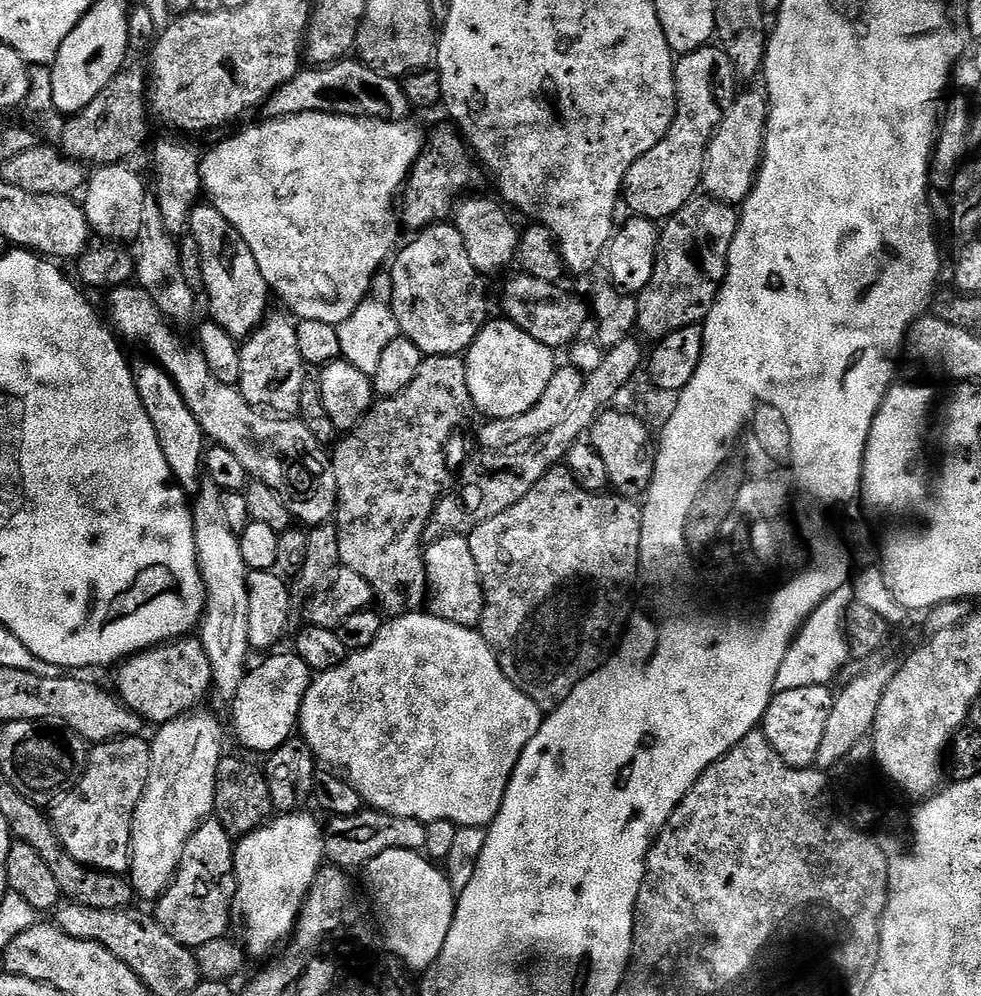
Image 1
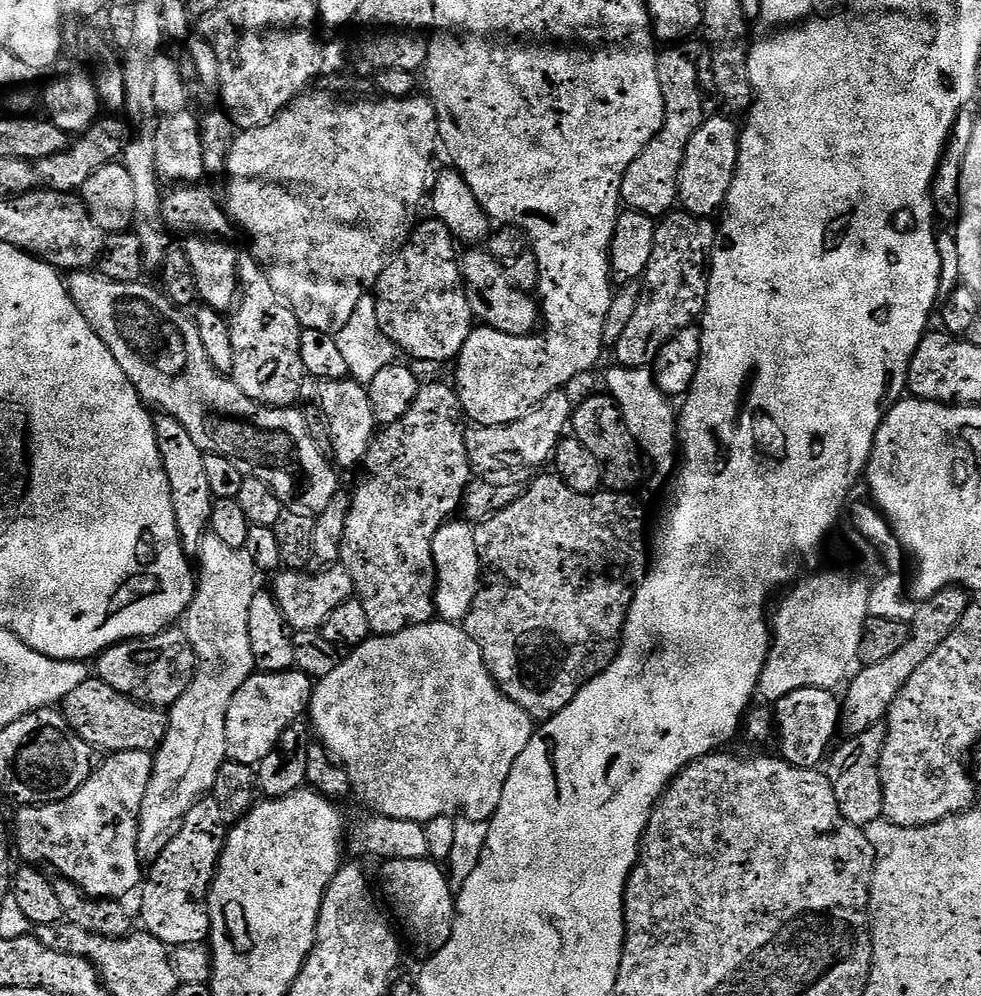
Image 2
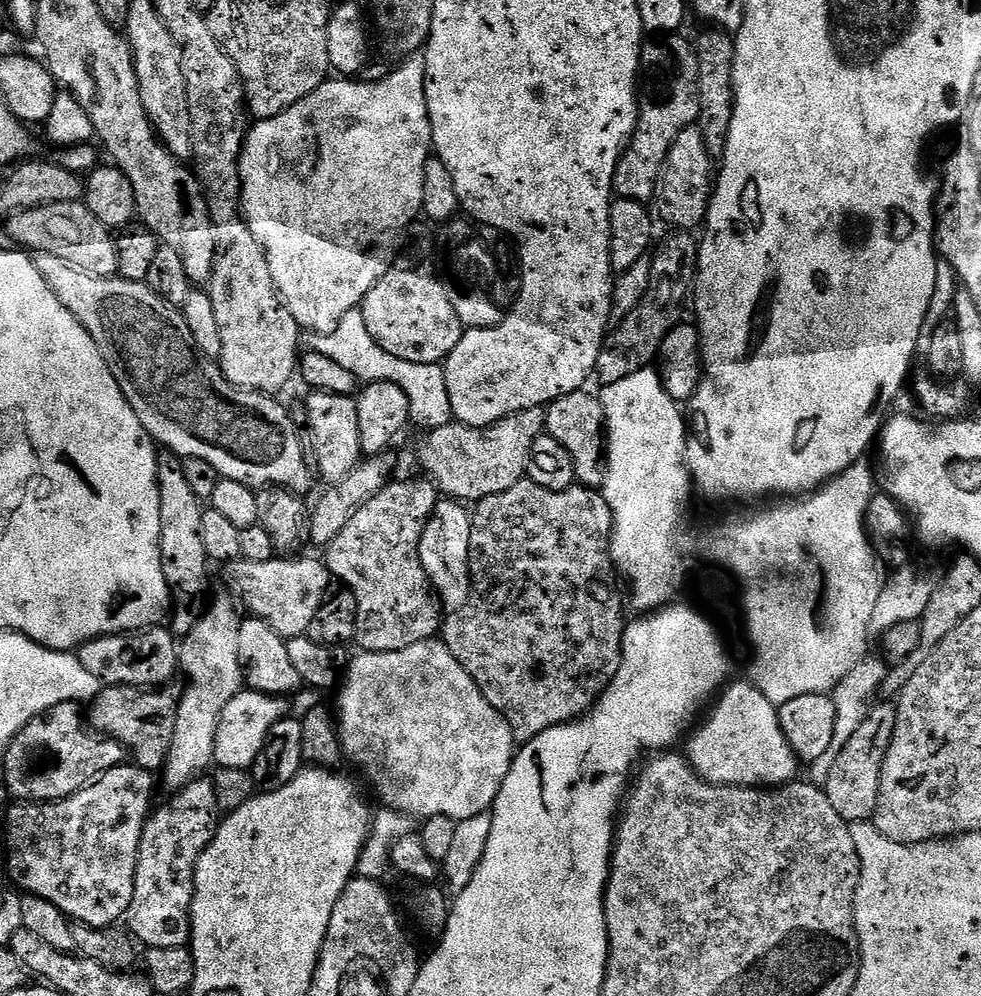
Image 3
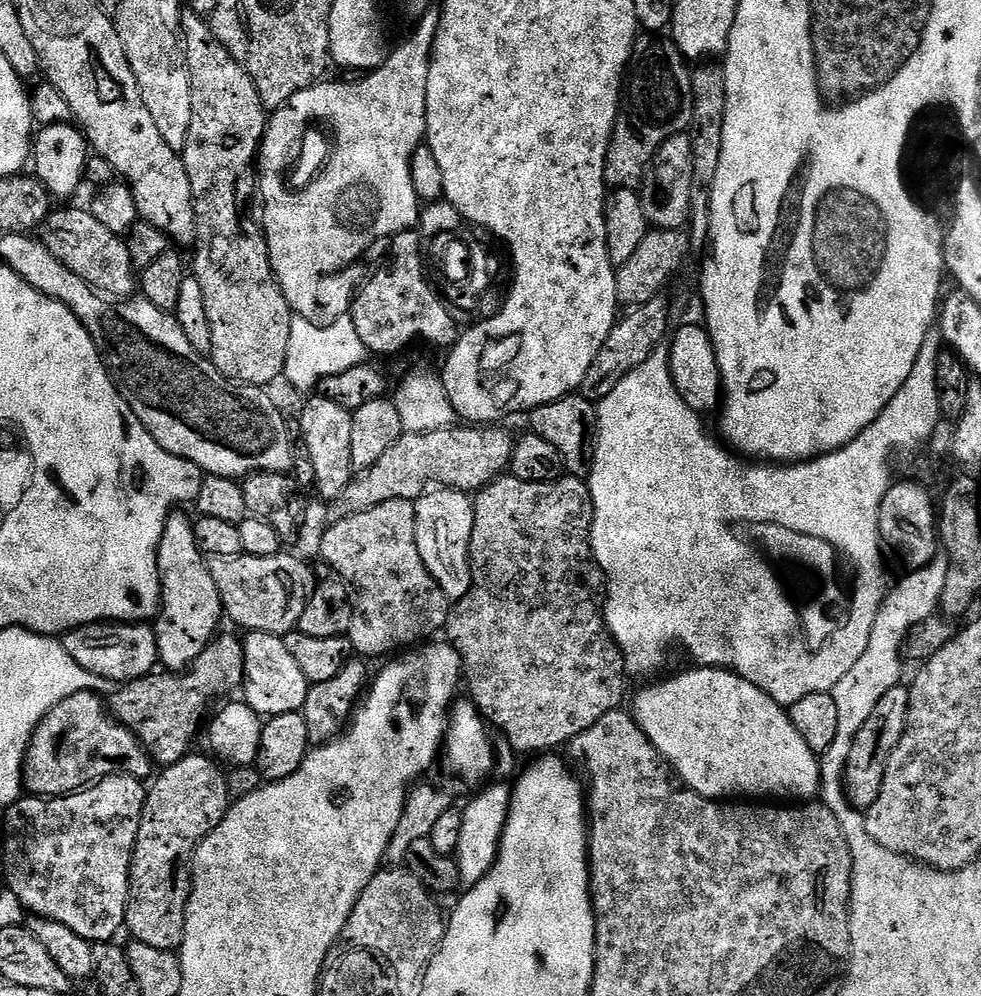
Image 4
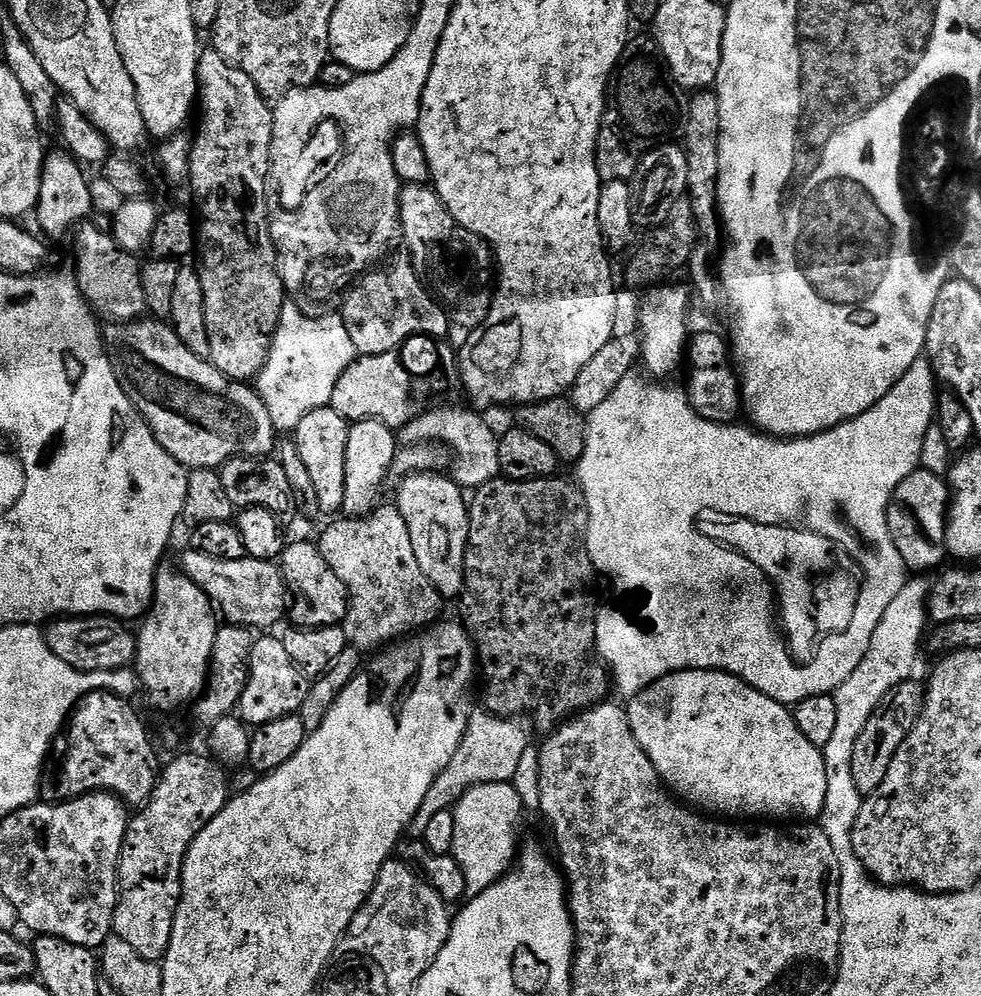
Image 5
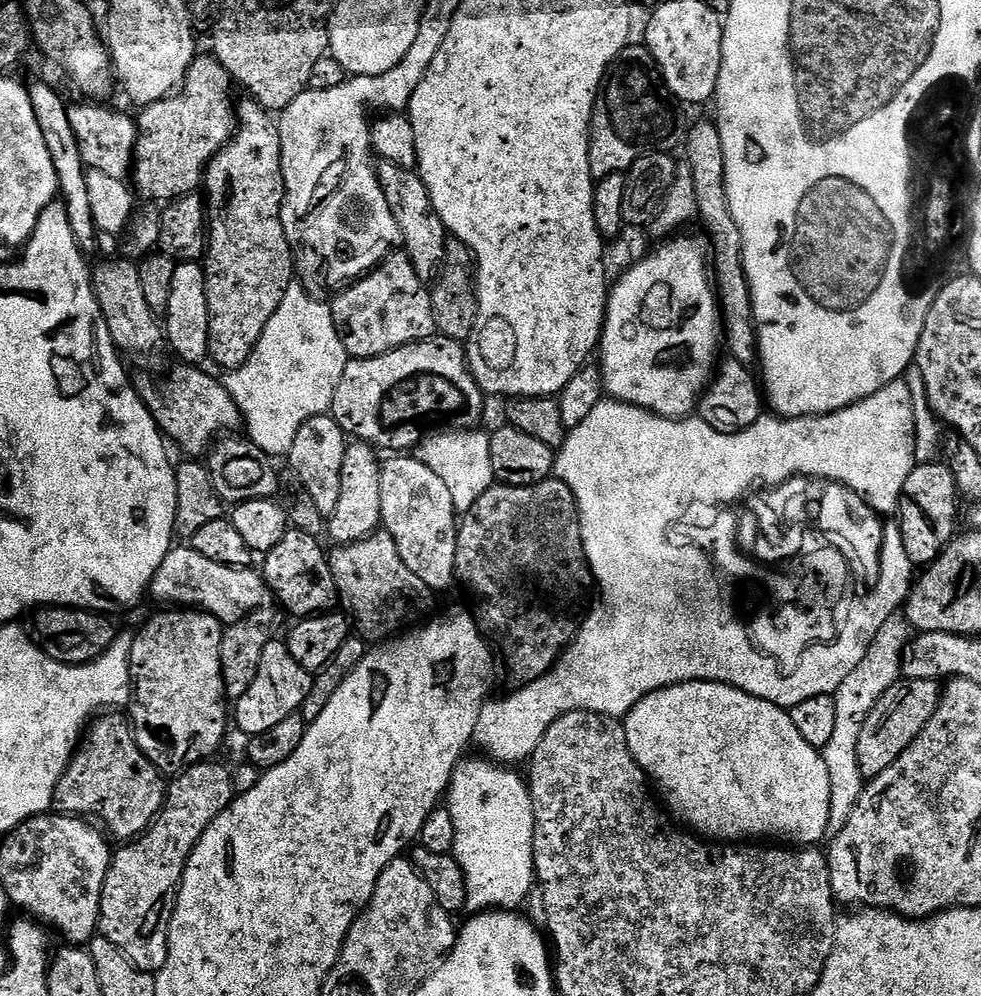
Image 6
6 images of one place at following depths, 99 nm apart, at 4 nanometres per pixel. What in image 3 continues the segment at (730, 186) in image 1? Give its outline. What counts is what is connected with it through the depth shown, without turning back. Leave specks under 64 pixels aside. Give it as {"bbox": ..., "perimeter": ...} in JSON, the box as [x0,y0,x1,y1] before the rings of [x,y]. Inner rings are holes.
{"bbox":[658,127,714,230],"perimeter":[[[699,127],[684,128],[672,141],[668,159],[664,161],[662,183],[658,188],[660,212],[676,230],[696,230],[708,219],[708,201],[714,187],[714,157],[708,153],[708,143]]]}

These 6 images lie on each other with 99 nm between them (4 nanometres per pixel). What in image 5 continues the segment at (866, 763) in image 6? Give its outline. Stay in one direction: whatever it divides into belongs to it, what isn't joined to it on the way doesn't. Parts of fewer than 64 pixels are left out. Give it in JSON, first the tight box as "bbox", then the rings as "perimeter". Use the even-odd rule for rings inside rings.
{"bbox":[852,678,926,797],"perimeter":[[[916,678],[903,680],[890,690],[890,694],[886,694],[886,698],[882,698],[882,702],[878,702],[878,710],[870,714],[870,722],[866,722],[858,743],[854,745],[852,773],[854,786],[861,797],[868,796],[874,790],[878,790],[878,786],[882,786],[882,781],[886,778],[886,770],[890,770],[890,762],[894,762],[894,754],[898,754],[902,742],[906,742],[910,730],[914,730],[922,714],[926,688],[921,681],[919,684],[918,680]]]}

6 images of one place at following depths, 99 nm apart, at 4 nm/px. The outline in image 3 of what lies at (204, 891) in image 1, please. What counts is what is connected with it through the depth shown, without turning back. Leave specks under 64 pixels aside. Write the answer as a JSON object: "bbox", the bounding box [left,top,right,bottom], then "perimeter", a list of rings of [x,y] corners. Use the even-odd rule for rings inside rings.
{"bbox":[126,779,222,948],"perimeter":[[[194,779],[173,796],[176,797],[161,808],[159,805],[144,823],[134,878],[134,898],[126,917],[128,932],[148,948],[183,948],[191,941],[196,864],[206,846],[210,846],[216,837],[222,819],[211,779]]]}

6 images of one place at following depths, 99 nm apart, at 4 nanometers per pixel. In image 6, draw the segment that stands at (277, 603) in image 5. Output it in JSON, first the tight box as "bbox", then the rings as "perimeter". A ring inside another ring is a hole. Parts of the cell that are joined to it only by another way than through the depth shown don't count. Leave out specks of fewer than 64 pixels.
{"bbox":[150,546,266,622],"perimeter":[[[174,546],[162,558],[162,566],[152,579],[150,596],[160,606],[187,606],[192,610],[209,612],[221,622],[235,622],[253,615],[252,612],[266,597],[264,577],[251,567],[231,568],[218,562],[210,562],[203,554],[198,554],[191,546]]]}

